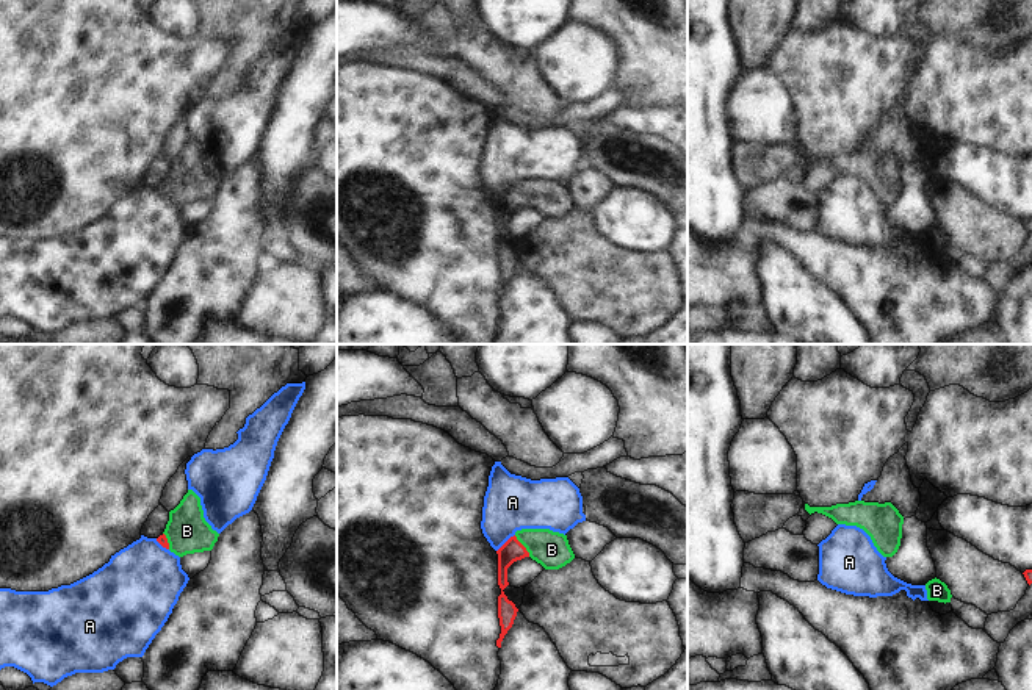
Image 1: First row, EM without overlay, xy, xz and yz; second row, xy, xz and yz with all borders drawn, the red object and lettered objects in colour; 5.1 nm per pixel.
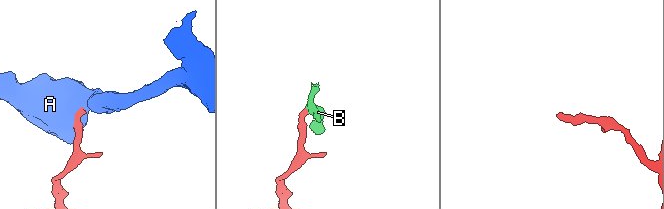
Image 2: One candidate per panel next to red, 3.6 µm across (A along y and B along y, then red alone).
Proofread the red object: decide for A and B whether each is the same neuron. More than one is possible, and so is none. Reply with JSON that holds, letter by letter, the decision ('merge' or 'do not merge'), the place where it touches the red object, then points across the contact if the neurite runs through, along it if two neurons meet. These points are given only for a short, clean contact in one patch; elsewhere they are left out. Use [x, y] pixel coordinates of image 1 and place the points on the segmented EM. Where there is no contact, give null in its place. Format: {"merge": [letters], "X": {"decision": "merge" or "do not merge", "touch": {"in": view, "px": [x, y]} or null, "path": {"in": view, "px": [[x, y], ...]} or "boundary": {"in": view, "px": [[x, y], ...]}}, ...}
{"merge": ["B"], "A": {"decision": "do not merge", "touch": {"in": "xz", "px": [505, 543]}, "boundary": {"in": "xz", "px": [[514, 534], [497, 551]]}}, "B": {"decision": "merge", "touch": {"in": "xz", "px": [523, 546]}, "path": {"in": "xz", "px": [[512, 549], [523, 546], [545, 546], [552, 549]]}}}

